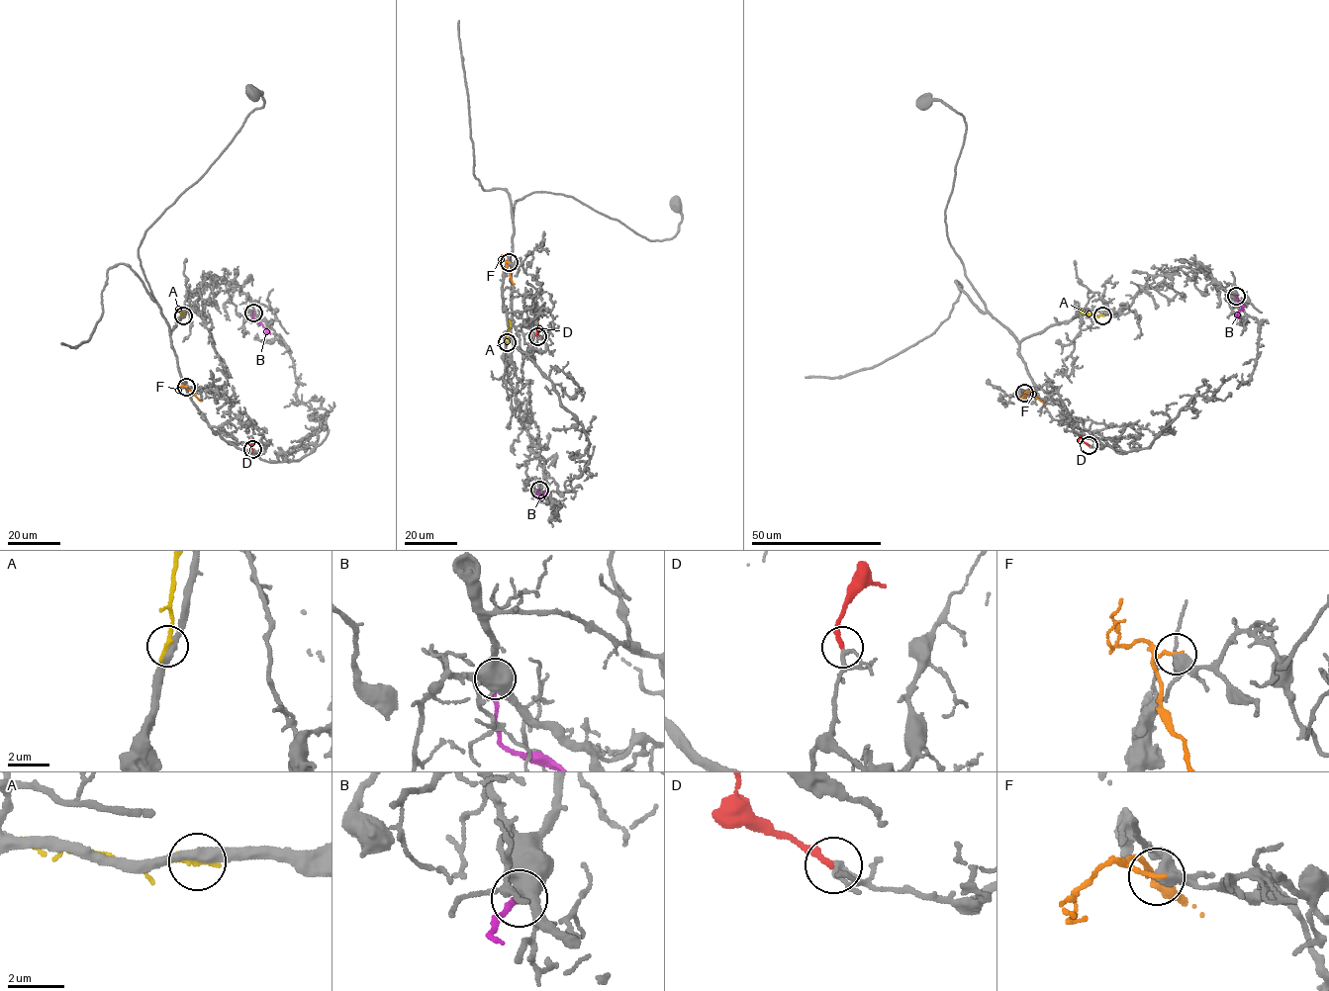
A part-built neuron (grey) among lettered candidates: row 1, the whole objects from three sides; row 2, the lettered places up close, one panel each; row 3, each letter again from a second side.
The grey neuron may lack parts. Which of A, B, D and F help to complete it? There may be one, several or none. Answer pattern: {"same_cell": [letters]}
{"same_cell": ["D"]}

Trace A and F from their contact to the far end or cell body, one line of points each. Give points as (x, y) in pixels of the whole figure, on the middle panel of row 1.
A: (507, 342), (510, 321)
F: (509, 261), (506, 268), (515, 284)

